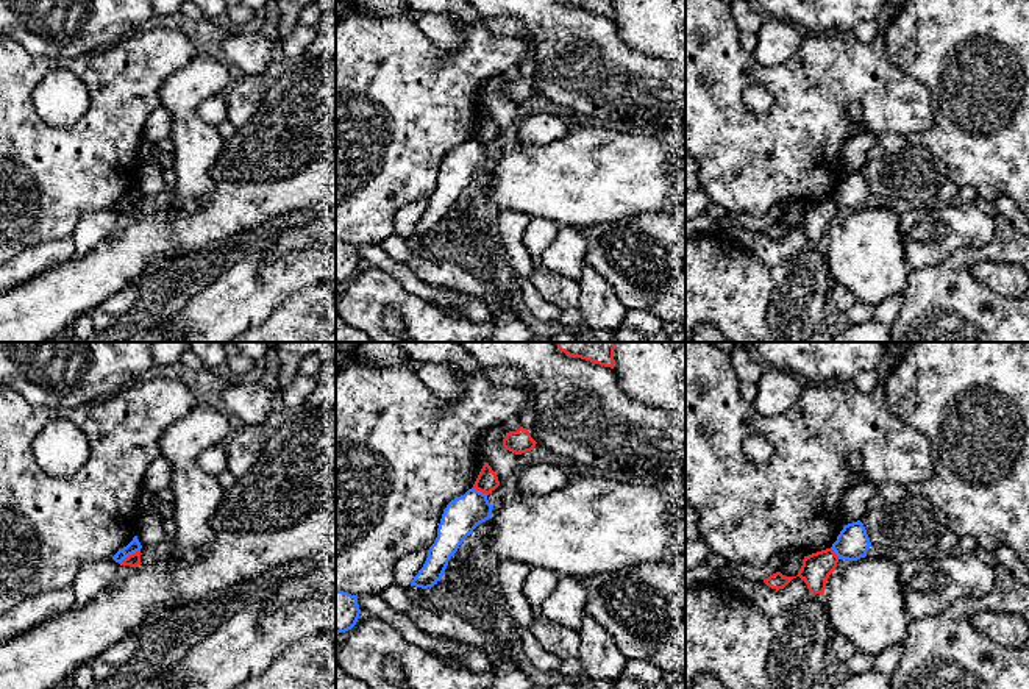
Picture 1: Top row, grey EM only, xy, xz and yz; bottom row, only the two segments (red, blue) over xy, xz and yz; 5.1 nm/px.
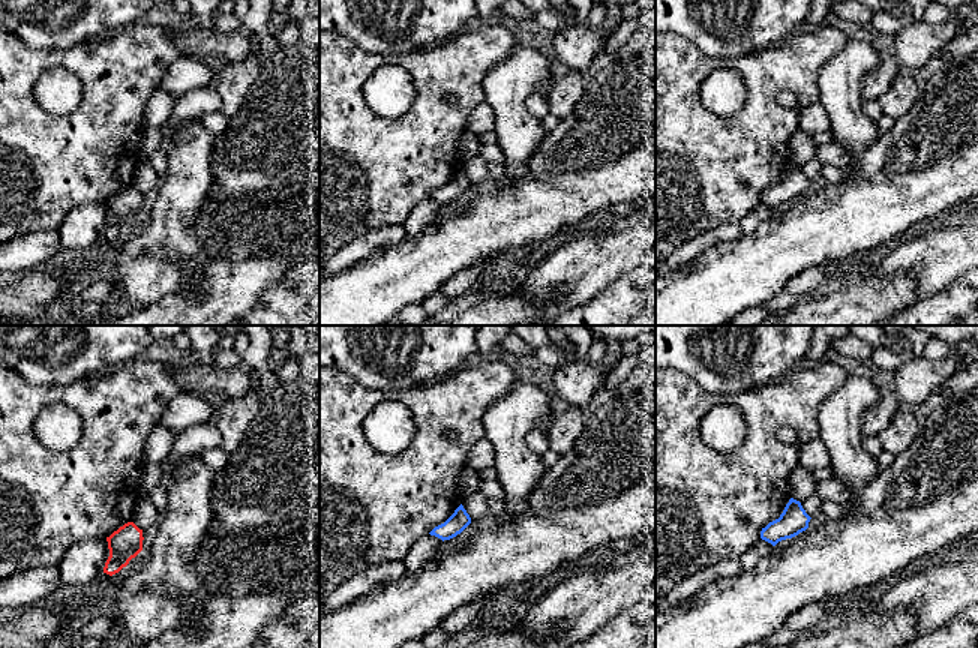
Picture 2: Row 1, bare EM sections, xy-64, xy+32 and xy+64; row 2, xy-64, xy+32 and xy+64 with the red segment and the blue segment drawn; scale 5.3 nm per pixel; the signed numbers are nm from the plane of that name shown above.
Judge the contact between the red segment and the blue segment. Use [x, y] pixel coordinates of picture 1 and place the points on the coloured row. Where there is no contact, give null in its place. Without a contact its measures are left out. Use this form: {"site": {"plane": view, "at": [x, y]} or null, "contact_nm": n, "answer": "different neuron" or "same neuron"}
{"site": {"plane": "xy", "at": [130, 555]}, "contact_nm": 130, "answer": "different neuron"}

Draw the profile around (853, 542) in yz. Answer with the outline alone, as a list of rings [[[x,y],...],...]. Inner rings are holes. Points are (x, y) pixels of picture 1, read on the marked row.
[[[860,520],[845,525],[832,544],[832,550],[839,559],[848,561],[865,558],[870,547],[870,537]]]

